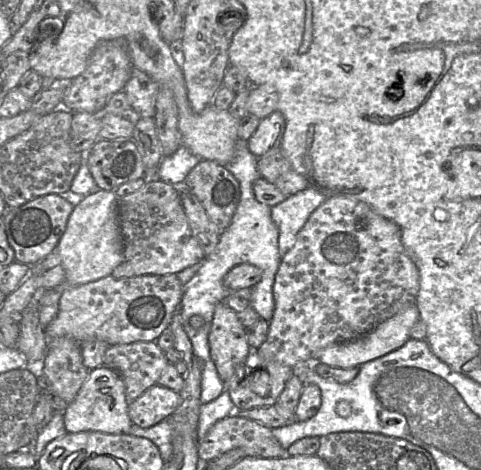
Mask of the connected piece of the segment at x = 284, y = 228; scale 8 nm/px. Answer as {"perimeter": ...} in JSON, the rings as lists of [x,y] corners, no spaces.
{"perimeter":[[[306,188],[270,208],[271,219],[278,229],[278,250],[283,257],[295,244],[296,236],[310,214],[328,196],[315,188]]]}

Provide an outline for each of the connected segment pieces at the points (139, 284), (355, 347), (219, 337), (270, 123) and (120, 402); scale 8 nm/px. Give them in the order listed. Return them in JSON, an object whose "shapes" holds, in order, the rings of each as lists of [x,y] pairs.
{"shapes":[[[[169,274],[169,275],[141,275],[141,276],[130,277],[130,278],[122,278],[122,279],[116,279],[111,275],[109,275],[86,284],[73,286],[73,287],[65,287],[61,291],[61,295],[59,299],[59,307],[58,307],[58,312],[56,316],[44,328],[45,334],[48,337],[48,347],[49,347],[50,340],[58,337],[68,337],[75,340],[79,344],[82,344],[87,340],[97,339],[97,340],[102,340],[107,342],[109,346],[116,345],[116,344],[128,344],[128,343],[137,342],[137,341],[145,341],[145,342],[156,341],[162,333],[164,333],[167,329],[169,329],[171,320],[175,312],[178,311],[181,299],[182,299],[183,286],[184,285],[177,278],[176,274]]],[[[416,304],[405,308],[389,319],[380,323],[371,332],[351,341],[331,344],[321,349],[315,359],[334,367],[354,368],[365,362],[379,358],[403,346],[410,339],[410,330],[419,320],[419,310]]],[[[225,301],[216,305],[209,332],[210,356],[221,380],[226,384],[237,366],[245,363],[251,347],[247,330],[241,324],[238,313]]],[[[274,111],[262,120],[247,141],[248,150],[260,158],[270,151],[280,149],[285,131],[285,117],[280,111]]],[[[105,365],[89,371],[75,399],[64,410],[68,433],[100,431],[111,434],[130,434],[133,422],[128,414],[129,401],[122,378]]]]}

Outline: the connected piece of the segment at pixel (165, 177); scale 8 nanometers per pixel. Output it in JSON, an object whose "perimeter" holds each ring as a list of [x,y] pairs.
{"perimeter":[[[181,146],[169,157],[163,157],[152,178],[158,178],[173,186],[183,186],[183,183],[193,167],[201,158],[193,155],[186,146]]]}

